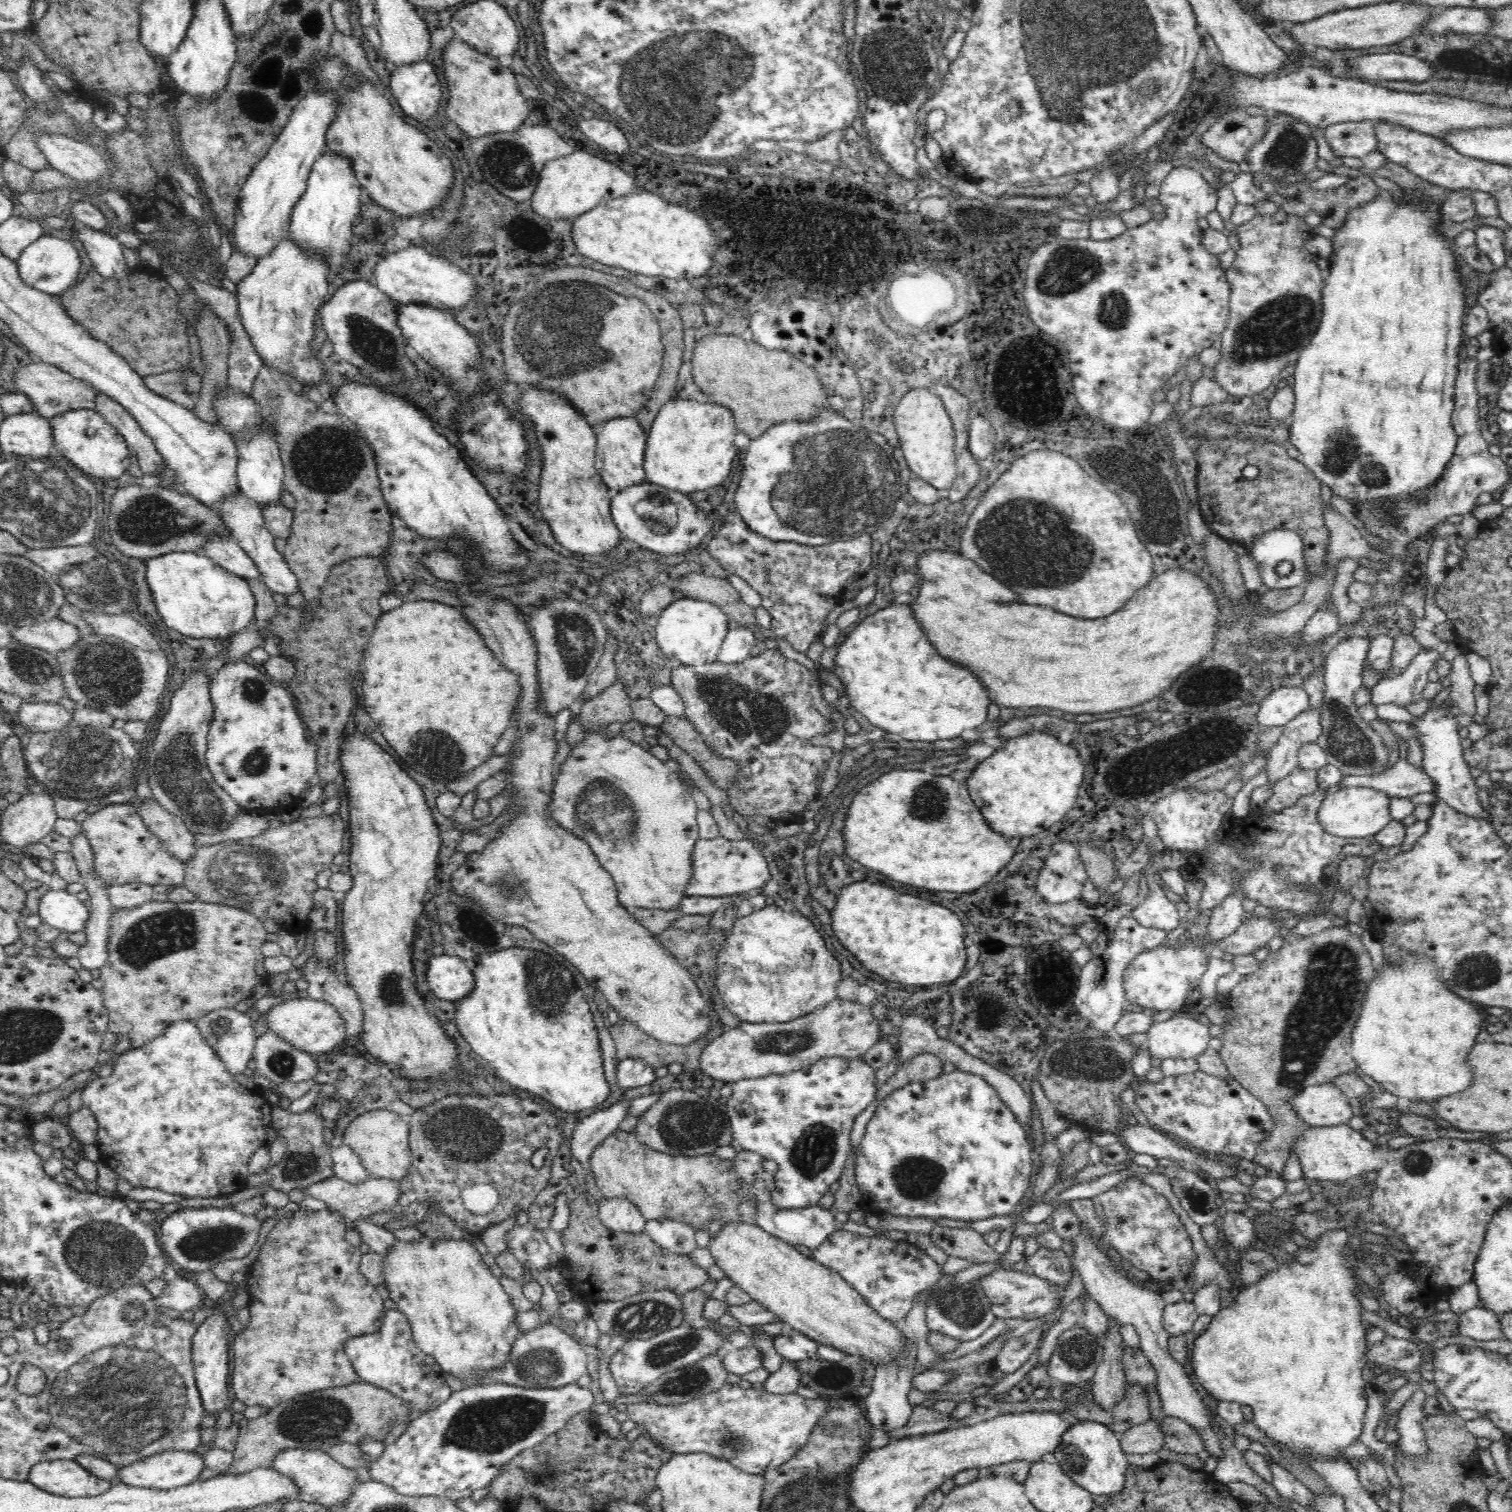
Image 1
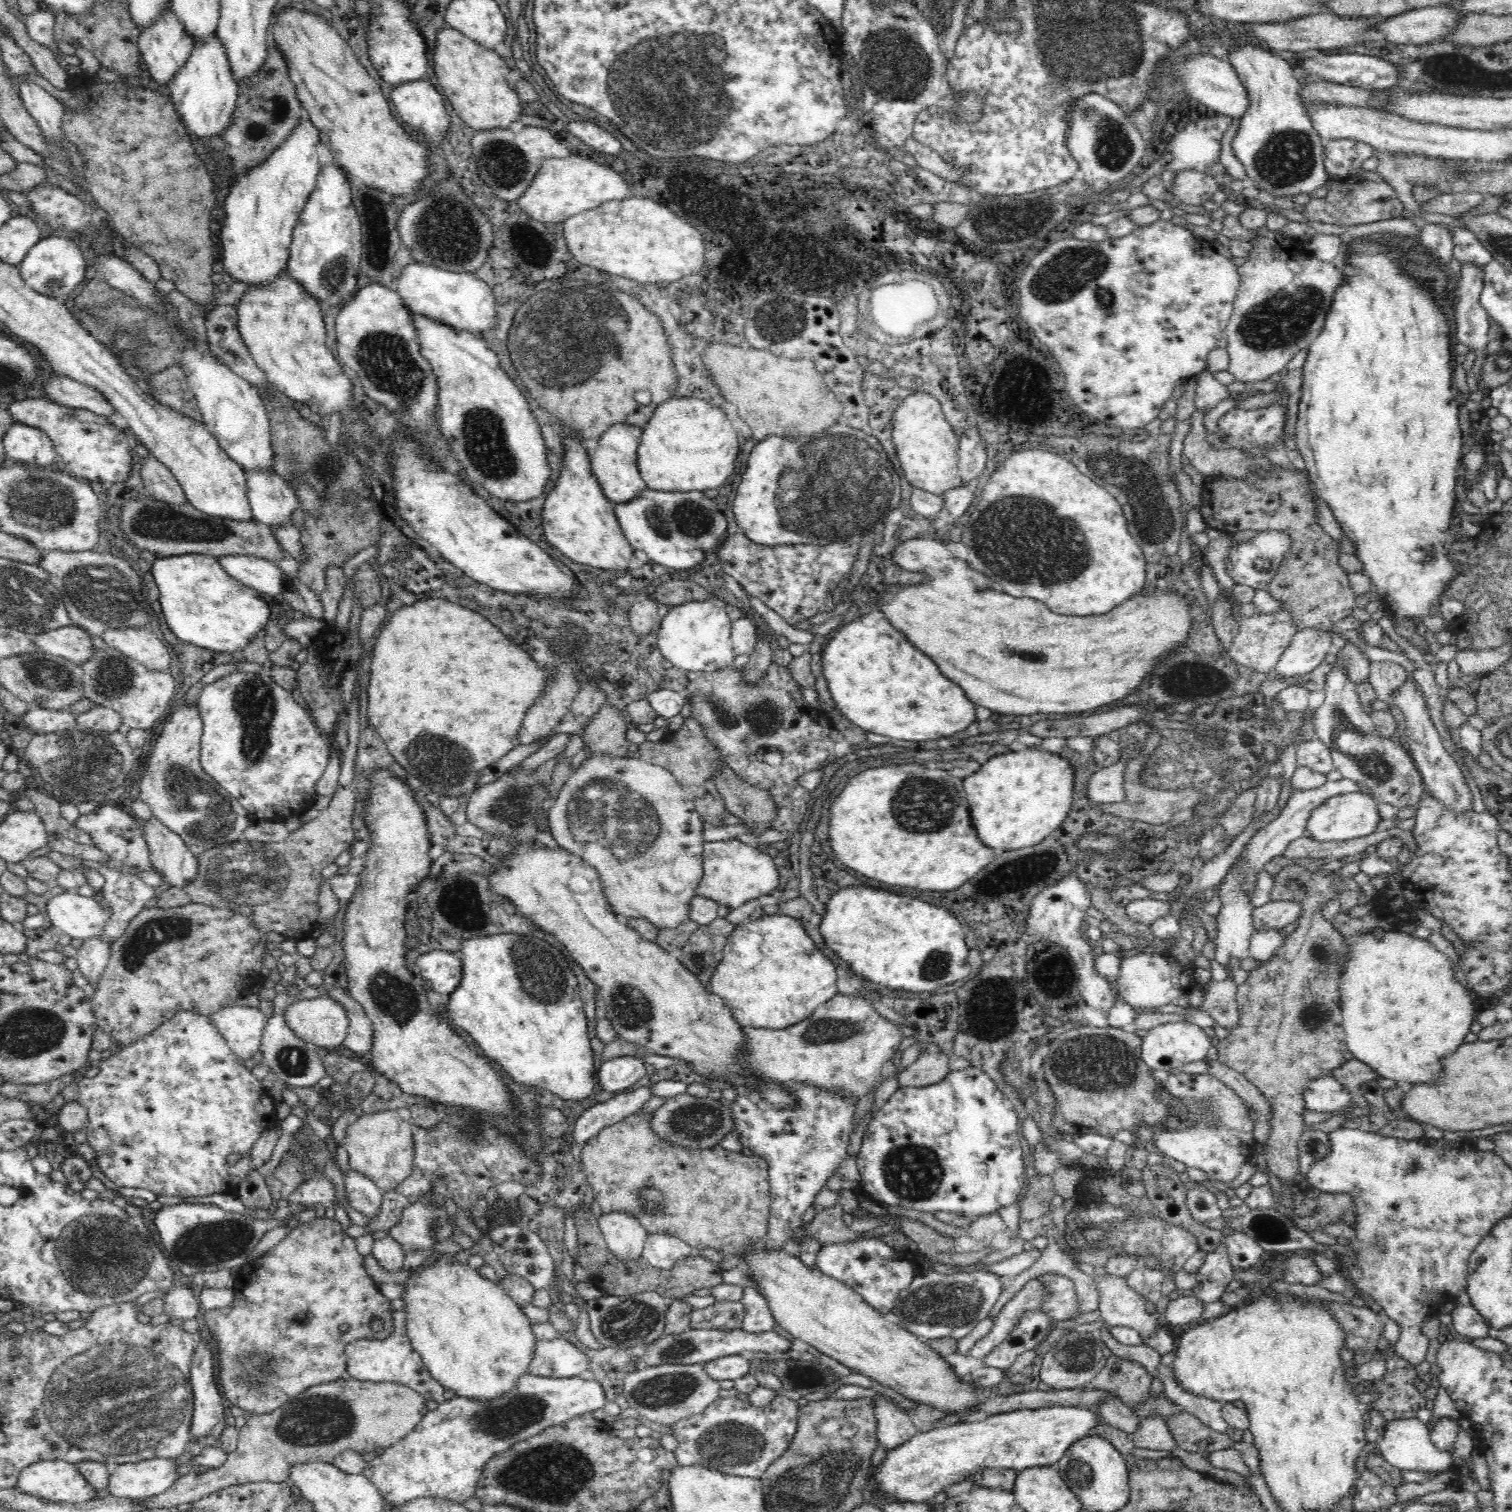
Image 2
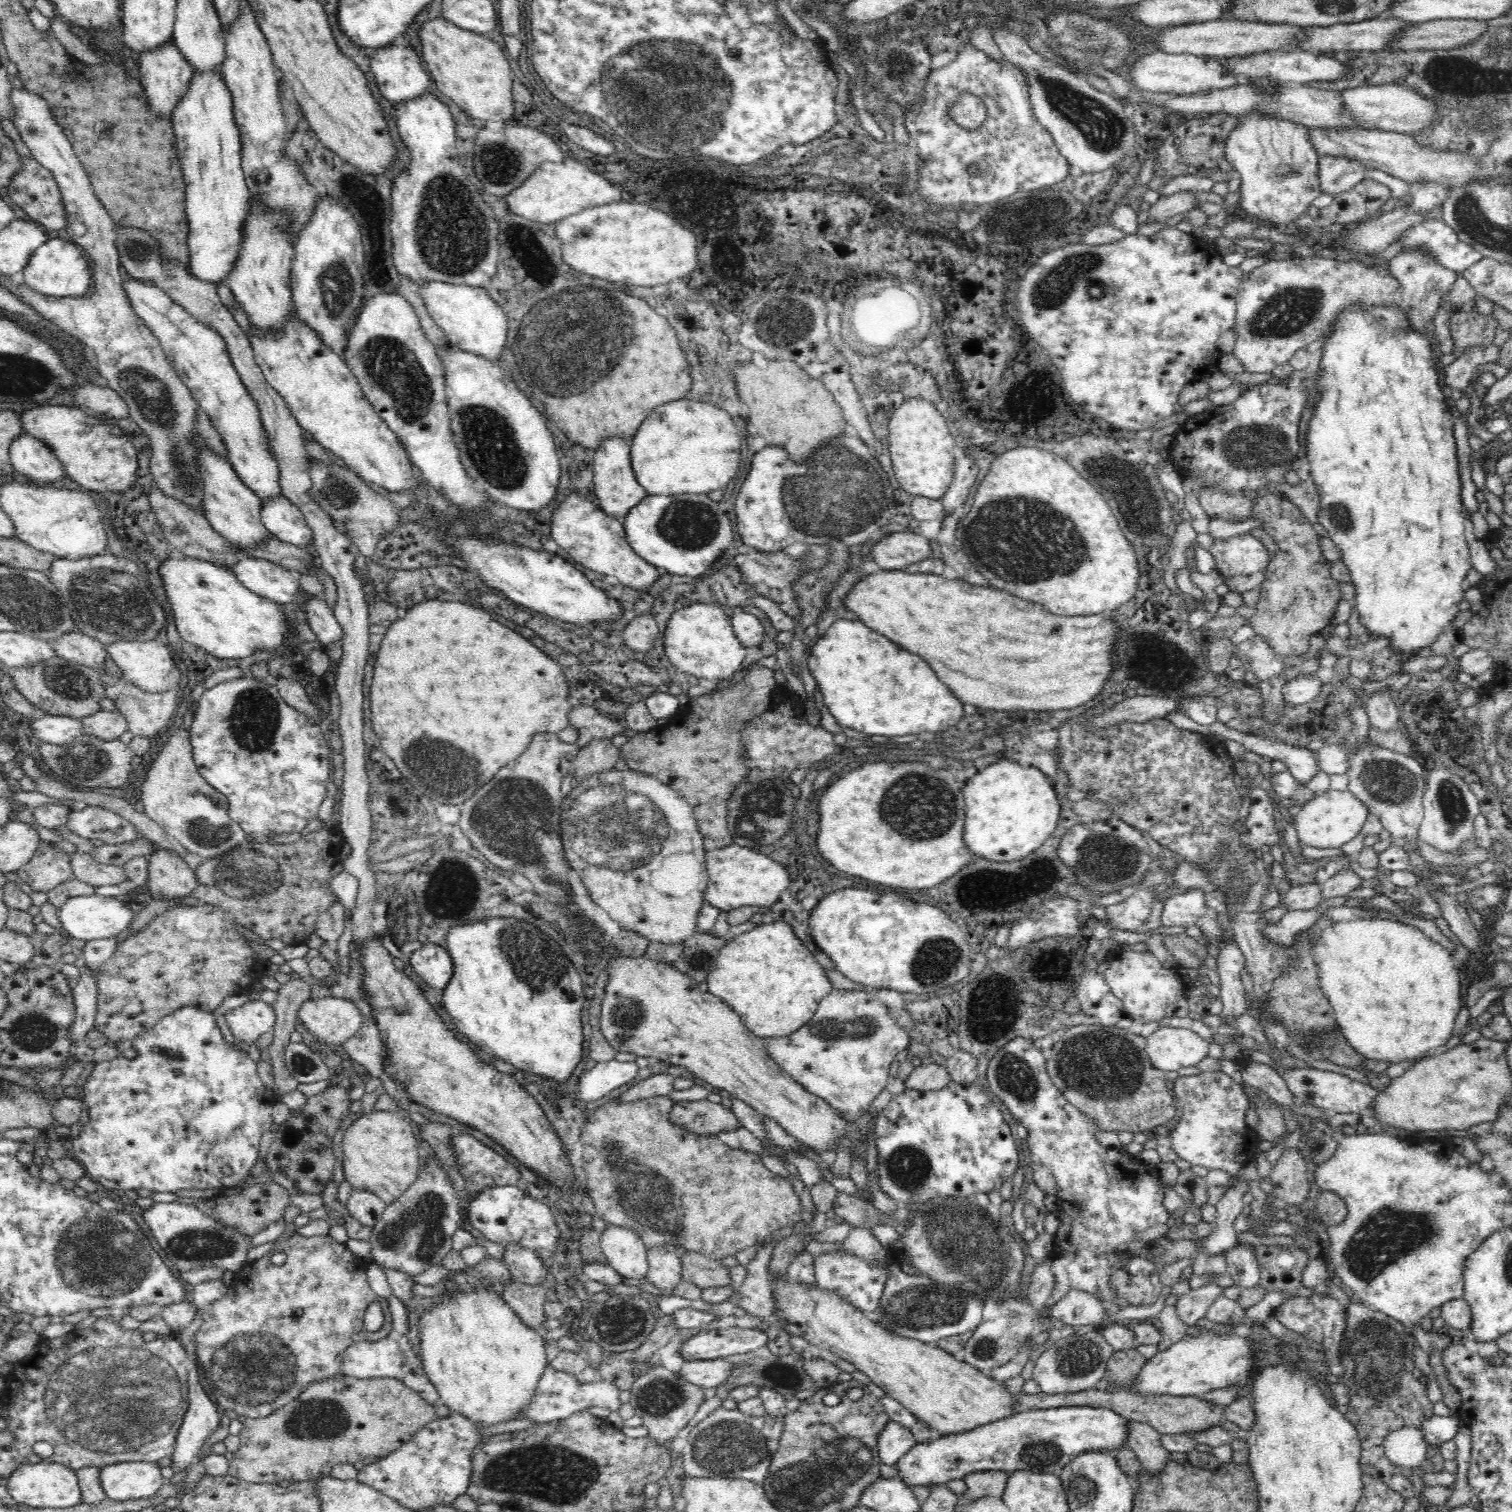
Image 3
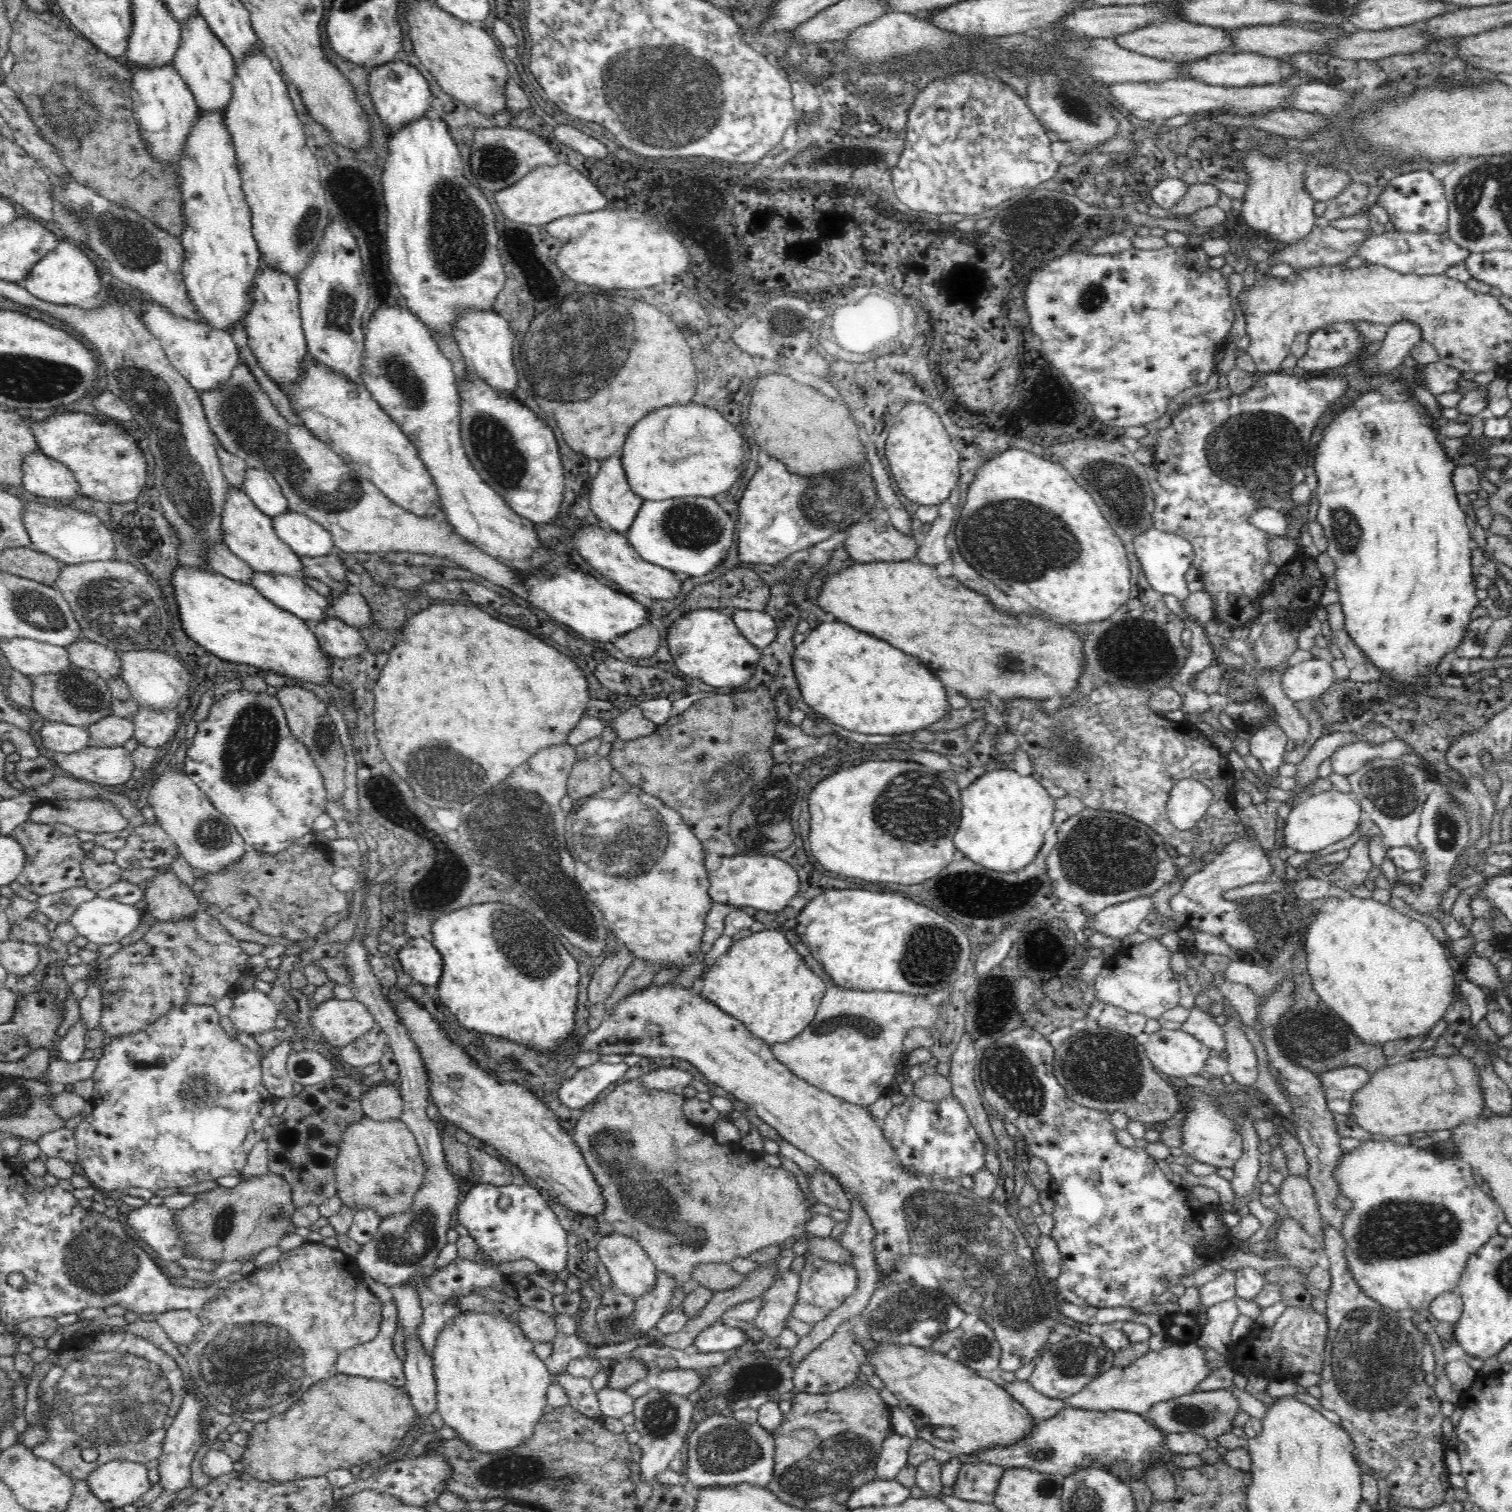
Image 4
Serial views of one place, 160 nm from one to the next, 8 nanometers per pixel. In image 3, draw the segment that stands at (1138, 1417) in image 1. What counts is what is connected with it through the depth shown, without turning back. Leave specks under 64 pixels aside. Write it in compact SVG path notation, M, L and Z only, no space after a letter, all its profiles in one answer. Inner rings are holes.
M1134 1348L1130 1350L1115 1351L1109 1358L1104 1379L1118 1383L1122 1387L1131 1387L1135 1383L1137 1372L1146 1362L1146 1357Z

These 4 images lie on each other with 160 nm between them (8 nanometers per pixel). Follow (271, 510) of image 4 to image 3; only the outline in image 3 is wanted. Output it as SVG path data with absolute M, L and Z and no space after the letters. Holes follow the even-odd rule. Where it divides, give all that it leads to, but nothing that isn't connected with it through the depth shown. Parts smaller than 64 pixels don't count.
M130 279L123 286L134 312L161 342L168 363L220 433L226 445L227 459L242 483L262 501L276 499L281 494L279 464L274 453L267 448L268 434L257 402L250 396L232 364L226 351L226 341L213 328L196 320L156 285Z

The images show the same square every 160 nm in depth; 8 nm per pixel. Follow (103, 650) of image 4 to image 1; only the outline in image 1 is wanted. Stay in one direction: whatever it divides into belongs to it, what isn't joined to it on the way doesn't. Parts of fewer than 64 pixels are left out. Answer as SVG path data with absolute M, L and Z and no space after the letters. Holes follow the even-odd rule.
M56 618L41 624L17 626L12 638L26 646L58 653L62 650L70 650L80 640L81 634L76 626Z

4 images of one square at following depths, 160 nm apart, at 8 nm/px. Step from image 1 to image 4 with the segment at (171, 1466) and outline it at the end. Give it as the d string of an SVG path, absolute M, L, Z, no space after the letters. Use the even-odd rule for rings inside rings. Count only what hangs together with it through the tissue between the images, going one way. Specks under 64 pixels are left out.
M114 1460L96 1468L85 1480L96 1499L108 1510L132 1505L154 1484L148 1480L145 1464Z

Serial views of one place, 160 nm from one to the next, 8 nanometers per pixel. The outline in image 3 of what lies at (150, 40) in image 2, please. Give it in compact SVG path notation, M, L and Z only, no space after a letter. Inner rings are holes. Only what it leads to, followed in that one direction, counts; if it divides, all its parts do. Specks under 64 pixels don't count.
M173 40L162 44L162 48L146 51L140 53L139 83L146 93L149 110L156 116L171 117L174 108L190 88L190 80L195 74L194 67L186 61L186 57L180 53Z

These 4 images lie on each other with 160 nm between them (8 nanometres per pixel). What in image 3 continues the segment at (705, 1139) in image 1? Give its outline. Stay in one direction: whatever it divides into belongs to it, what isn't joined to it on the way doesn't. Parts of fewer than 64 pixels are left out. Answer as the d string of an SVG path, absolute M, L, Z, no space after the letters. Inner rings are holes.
M707 1099L676 1103L670 1112L670 1121L700 1136L716 1135L722 1131L736 1130L741 1126L731 1109Z

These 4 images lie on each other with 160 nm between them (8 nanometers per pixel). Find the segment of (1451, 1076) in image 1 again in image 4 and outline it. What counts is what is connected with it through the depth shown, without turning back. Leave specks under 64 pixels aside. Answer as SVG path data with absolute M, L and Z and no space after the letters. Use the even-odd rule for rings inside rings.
M1354 895L1348 899L1329 897L1320 909L1315 910L1312 922L1307 926L1305 946L1308 973L1310 973L1313 990L1320 996L1320 999L1326 1002L1326 1005L1339 1015L1341 1020L1344 1020L1345 1024L1350 1026L1350 1029L1362 1043L1383 1046L1389 1040L1429 1036L1432 1028L1444 1018L1447 1008L1454 1003L1454 972L1457 966L1451 963L1446 950L1447 946L1440 944L1436 940L1432 932L1428 930L1428 926L1396 911L1388 904L1382 904L1374 899L1360 898Z

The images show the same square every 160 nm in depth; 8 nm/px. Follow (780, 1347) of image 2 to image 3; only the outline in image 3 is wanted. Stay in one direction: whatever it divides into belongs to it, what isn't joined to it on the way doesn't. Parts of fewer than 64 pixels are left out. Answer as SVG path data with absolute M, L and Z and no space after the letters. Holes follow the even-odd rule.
M737 1326L711 1329L692 1335L681 1346L685 1361L714 1360L732 1354L744 1354L766 1346L764 1330Z

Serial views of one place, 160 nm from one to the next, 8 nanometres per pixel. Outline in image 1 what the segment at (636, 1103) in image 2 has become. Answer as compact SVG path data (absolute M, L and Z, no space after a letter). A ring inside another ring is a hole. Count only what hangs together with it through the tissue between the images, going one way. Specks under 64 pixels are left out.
M624 1100L606 1111L591 1111L591 1115L578 1121L571 1138L572 1157L589 1168L589 1160L595 1146L618 1129L630 1106L631 1101Z

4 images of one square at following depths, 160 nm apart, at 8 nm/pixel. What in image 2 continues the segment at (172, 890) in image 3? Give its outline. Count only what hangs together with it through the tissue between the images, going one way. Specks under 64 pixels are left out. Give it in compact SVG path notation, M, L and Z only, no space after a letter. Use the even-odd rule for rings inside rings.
M152 817L144 822L150 862L168 886L184 888L197 876L199 862L181 836Z

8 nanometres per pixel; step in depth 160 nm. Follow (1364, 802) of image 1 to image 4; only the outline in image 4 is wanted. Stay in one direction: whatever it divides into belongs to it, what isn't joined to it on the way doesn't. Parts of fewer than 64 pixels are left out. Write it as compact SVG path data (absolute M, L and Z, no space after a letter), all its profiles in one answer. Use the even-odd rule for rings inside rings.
M1336 789L1322 791L1300 800L1292 807L1284 826L1284 842L1293 852L1318 852L1354 834L1365 817L1362 807L1349 793Z

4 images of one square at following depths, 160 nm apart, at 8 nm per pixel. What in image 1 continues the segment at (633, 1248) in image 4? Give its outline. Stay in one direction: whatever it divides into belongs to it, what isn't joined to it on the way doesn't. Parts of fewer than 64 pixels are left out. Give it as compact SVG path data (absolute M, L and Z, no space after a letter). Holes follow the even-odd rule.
M606 1198L599 1204L599 1219L613 1232L640 1233L646 1219L640 1209L627 1198Z

